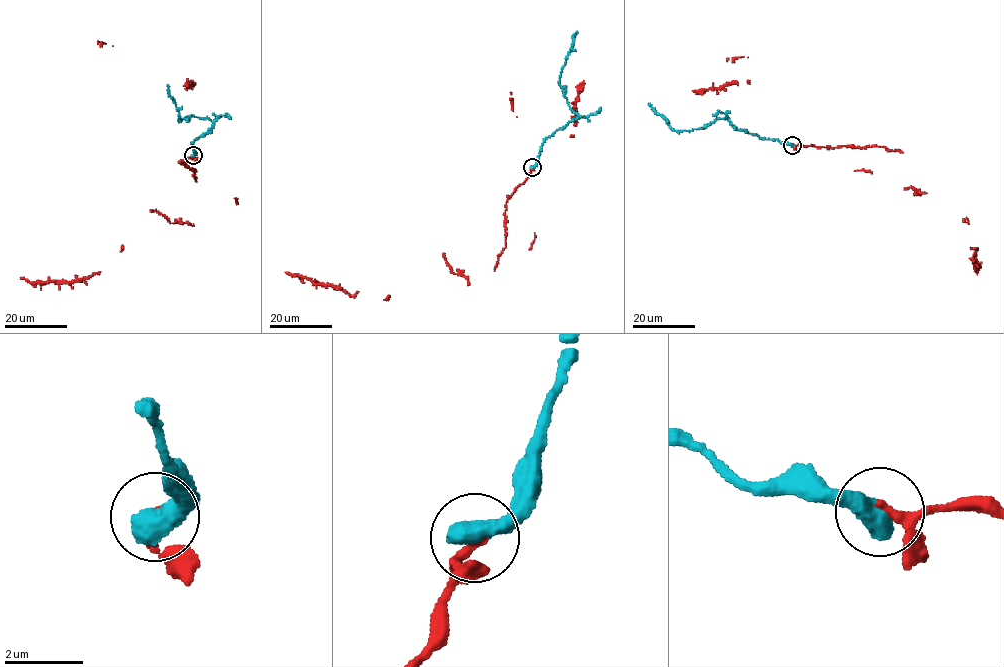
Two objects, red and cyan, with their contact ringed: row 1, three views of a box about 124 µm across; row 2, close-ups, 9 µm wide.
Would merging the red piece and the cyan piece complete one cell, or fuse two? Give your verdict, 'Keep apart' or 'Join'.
Join

